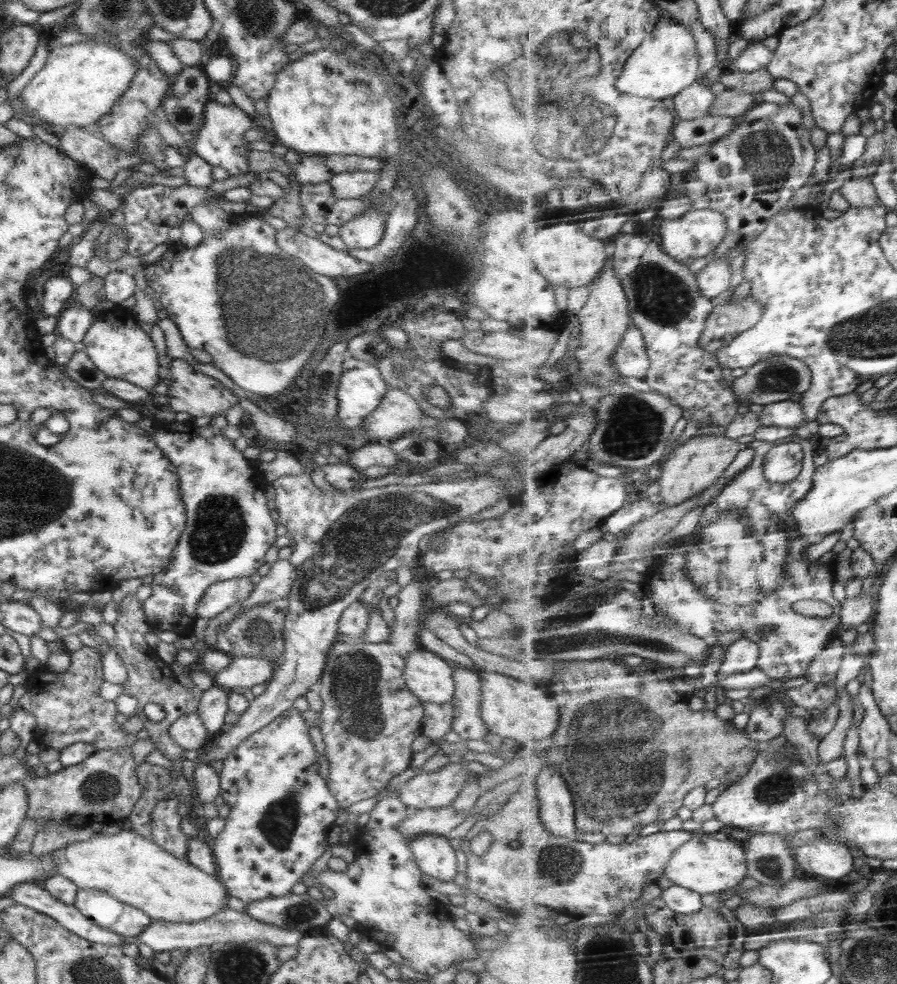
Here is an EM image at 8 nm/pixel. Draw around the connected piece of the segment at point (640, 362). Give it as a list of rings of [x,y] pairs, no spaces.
[[[630,325],[622,344],[614,353],[613,362],[623,376],[646,378],[651,369],[652,359],[641,327]]]

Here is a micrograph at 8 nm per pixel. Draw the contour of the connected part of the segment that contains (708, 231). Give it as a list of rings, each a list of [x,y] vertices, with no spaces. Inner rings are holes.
[[[693,209],[678,219],[664,219],[660,225],[662,246],[674,258],[678,258],[687,265],[692,266],[692,262],[698,258],[708,258],[711,252],[723,243],[728,234],[729,220],[725,213],[708,209]]]

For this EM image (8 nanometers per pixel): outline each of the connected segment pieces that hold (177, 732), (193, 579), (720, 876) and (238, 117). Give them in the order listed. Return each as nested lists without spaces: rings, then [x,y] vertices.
[[[196,713],[183,714],[169,728],[169,735],[178,746],[196,755],[210,742],[209,732]]]
[[[214,415],[214,417],[211,417],[210,425],[205,428],[198,428],[196,425],[191,423],[179,424],[176,421],[172,422],[171,424],[157,422],[155,434],[152,435],[154,442],[156,442],[158,447],[160,447],[162,454],[164,454],[164,457],[166,457],[166,460],[170,460],[170,464],[174,466],[176,474],[178,474],[180,492],[182,493],[182,500],[184,501],[186,509],[185,530],[180,536],[178,545],[176,548],[174,548],[173,553],[170,555],[170,562],[161,573],[153,576],[153,580],[150,583],[152,593],[144,602],[142,602],[146,620],[152,629],[170,630],[170,632],[176,632],[176,634],[178,634],[178,632],[182,632],[182,630],[192,630],[193,624],[197,619],[198,603],[200,602],[202,595],[206,592],[206,589],[218,581],[230,580],[242,576],[252,576],[257,572],[258,568],[260,568],[262,564],[266,563],[264,561],[264,558],[266,558],[266,552],[268,552],[268,549],[276,542],[277,524],[274,521],[273,513],[266,506],[267,500],[266,496],[264,495],[265,486],[268,482],[265,481],[263,474],[260,472],[259,465],[256,464],[254,460],[246,460],[246,458],[244,458],[243,452],[240,452],[240,450],[237,450],[237,448],[234,446],[234,441],[230,441],[224,437],[223,430],[226,426],[228,426],[228,423],[226,421],[225,415]]]
[[[703,830],[694,833],[694,838],[682,845],[669,862],[666,878],[682,887],[696,890],[702,895],[718,895],[720,892],[736,889],[738,884],[749,877],[750,866],[746,844],[734,838],[717,840],[712,834],[704,833]]]
[[[211,98],[204,107],[202,126],[195,132],[194,141],[191,143],[192,152],[196,153],[210,166],[220,166],[230,173],[238,175],[248,170],[247,154],[253,150],[246,150],[249,143],[242,134],[253,127],[252,118],[234,104],[222,105]]]

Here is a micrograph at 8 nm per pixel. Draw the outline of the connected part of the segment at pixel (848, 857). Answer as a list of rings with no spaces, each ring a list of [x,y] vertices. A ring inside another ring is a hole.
[[[823,837],[810,840],[796,851],[802,871],[826,879],[840,880],[854,872],[854,853],[840,841],[828,842]]]

